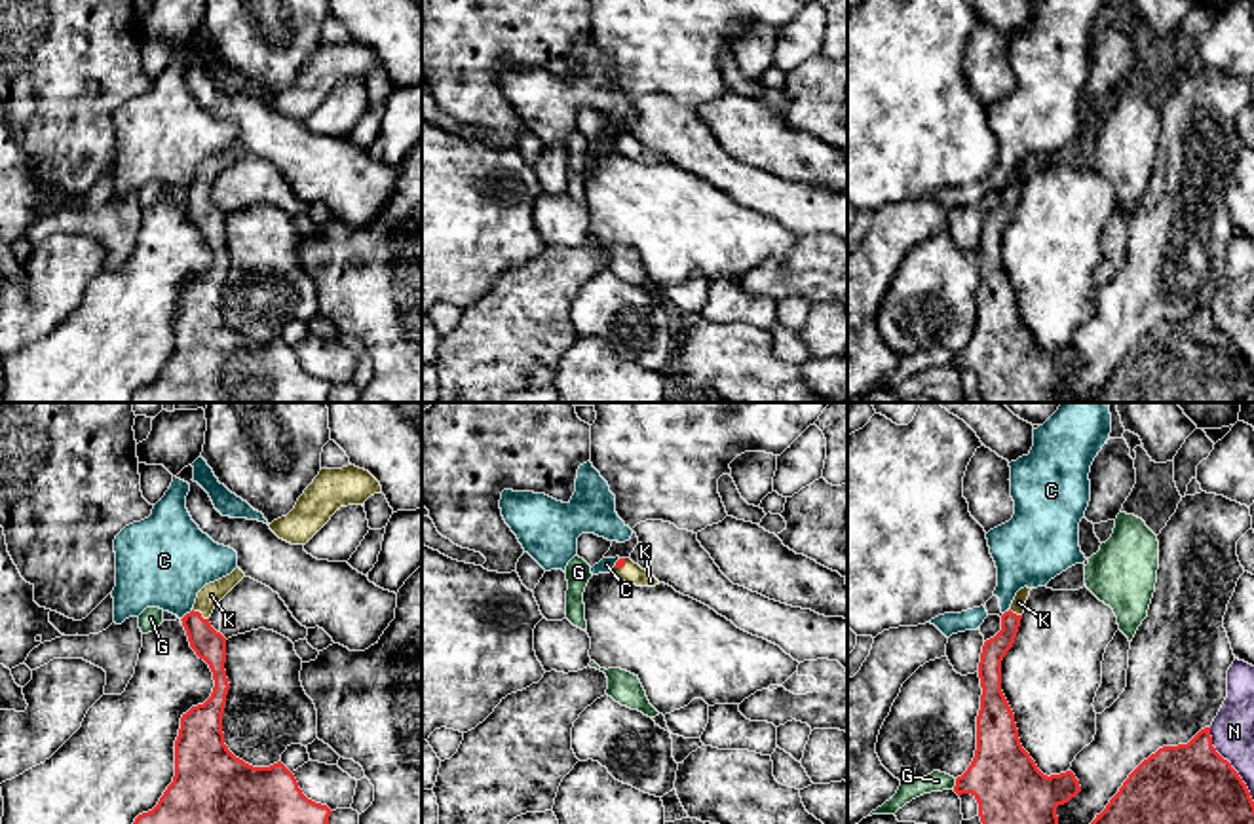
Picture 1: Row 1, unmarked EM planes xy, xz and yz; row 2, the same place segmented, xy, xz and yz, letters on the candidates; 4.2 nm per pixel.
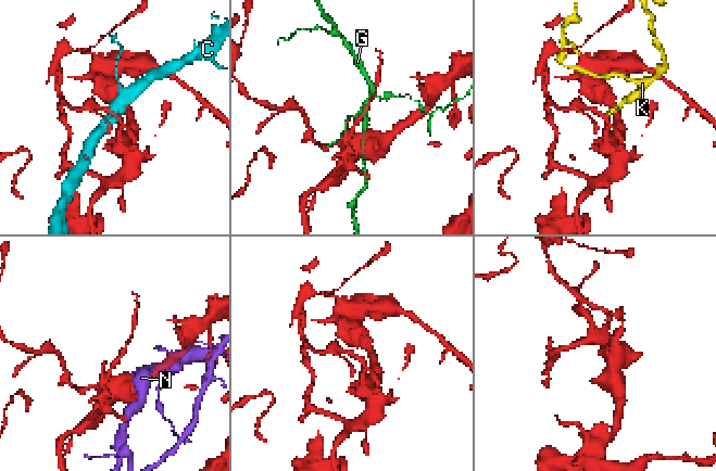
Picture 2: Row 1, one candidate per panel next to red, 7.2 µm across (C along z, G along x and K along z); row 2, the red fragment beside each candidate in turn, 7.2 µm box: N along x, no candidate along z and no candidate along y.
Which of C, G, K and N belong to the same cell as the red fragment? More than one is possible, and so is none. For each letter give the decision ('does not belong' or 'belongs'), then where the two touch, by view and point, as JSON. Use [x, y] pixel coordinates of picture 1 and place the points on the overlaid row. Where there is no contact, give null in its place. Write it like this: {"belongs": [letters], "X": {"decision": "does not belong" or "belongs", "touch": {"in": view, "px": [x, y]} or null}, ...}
{"belongs": ["K"], "C": {"decision": "does not belong", "touch": {"in": "xy", "px": [187, 614]}}, "G": {"decision": "does not belong", "touch": {"in": "yz", "px": [956, 785]}}, "K": {"decision": "belongs", "touch": {"in": "xy", "px": [200, 614]}}, "N": {"decision": "does not belong", "touch": {"in": "yz", "px": [1230, 766]}}}

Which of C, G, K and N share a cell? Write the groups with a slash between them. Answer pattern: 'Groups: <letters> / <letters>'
Groups: C / G / K / N

